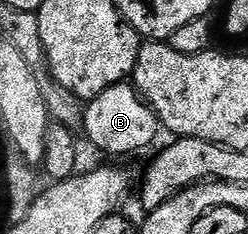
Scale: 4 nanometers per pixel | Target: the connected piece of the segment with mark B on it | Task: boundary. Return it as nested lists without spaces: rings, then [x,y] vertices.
[[[130,83],[109,87],[90,101],[83,112],[82,125],[92,144],[115,156],[131,154],[147,147],[161,132],[160,121]]]

